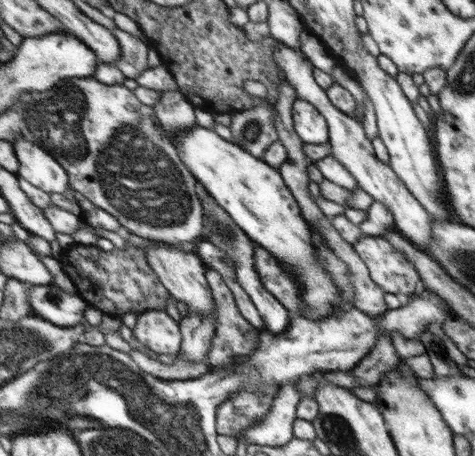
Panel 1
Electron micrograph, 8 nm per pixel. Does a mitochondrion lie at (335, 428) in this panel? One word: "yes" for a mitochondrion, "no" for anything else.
yes

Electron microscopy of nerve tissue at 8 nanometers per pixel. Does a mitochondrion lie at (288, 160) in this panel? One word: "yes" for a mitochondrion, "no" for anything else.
no

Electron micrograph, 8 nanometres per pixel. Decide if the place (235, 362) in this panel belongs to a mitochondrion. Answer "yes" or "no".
no

